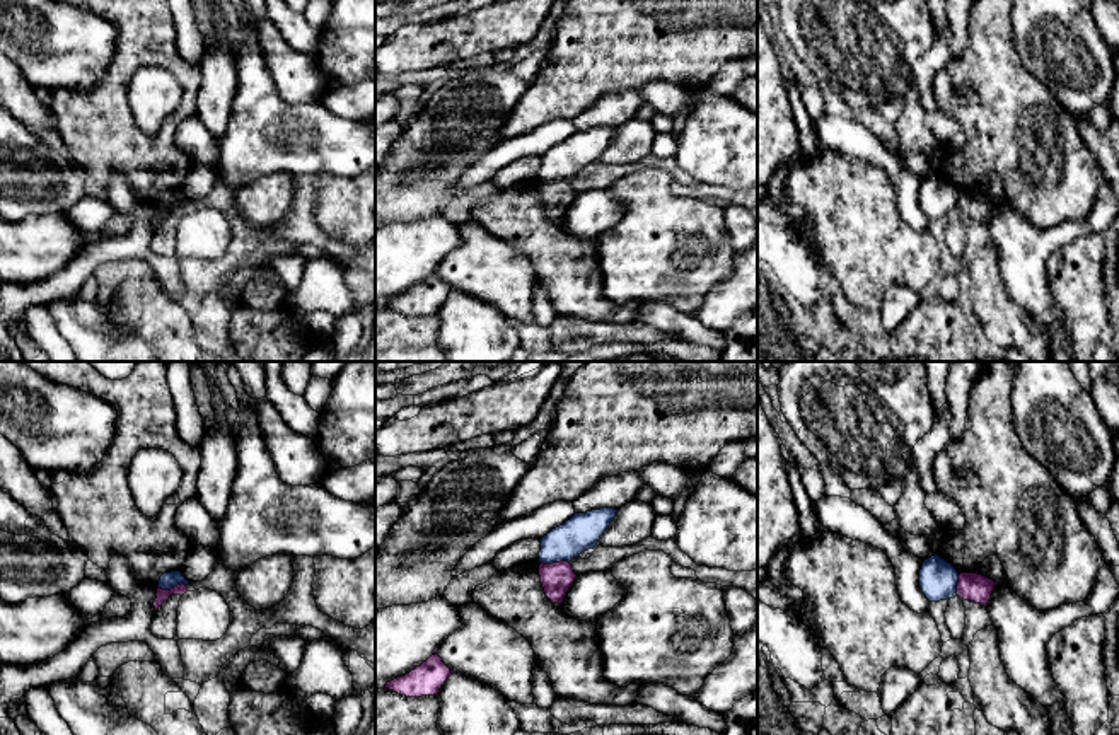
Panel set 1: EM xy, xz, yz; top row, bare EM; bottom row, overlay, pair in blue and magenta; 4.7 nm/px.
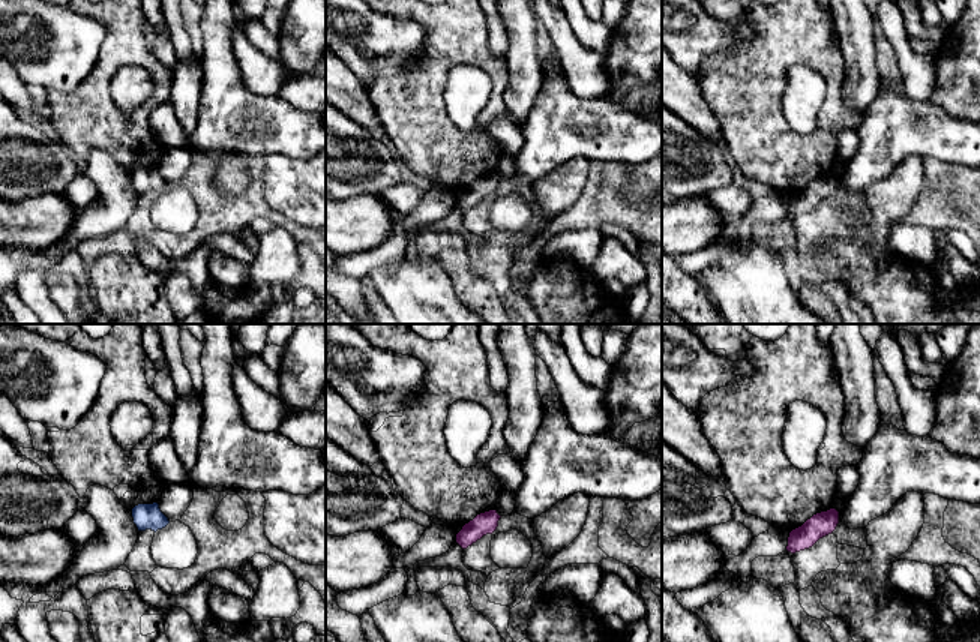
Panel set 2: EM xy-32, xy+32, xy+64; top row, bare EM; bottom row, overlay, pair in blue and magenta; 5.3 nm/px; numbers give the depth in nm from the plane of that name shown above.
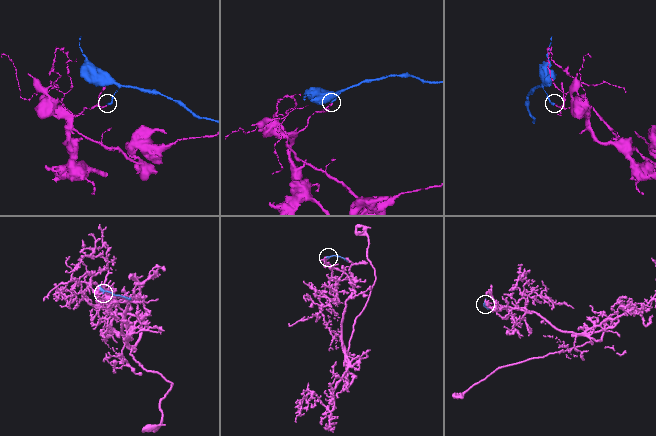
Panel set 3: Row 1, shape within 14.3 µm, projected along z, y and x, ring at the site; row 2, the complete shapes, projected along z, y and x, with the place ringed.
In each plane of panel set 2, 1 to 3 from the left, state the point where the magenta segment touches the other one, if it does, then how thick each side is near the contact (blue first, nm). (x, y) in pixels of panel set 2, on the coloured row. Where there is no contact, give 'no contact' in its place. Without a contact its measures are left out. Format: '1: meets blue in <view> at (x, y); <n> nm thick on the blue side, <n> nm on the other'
1: no contact
2: no contact
3: no contact

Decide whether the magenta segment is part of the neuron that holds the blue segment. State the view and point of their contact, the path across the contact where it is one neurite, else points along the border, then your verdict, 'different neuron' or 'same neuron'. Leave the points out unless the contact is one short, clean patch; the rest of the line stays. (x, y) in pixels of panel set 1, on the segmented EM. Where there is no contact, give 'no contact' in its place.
meets blue in xy at (173, 587); border along xy (157, 585), (173, 589), (183, 584), (186, 587); different neuron

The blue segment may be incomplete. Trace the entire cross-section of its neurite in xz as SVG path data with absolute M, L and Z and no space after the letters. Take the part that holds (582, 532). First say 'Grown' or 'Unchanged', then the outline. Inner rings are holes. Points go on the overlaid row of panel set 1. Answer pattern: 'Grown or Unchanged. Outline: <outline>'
Unchanged. Outline: M600 508L587 513L575 513L570 520L541 539L539 563L570 563L583 551L594 549L614 520L616 512L614 508Z

